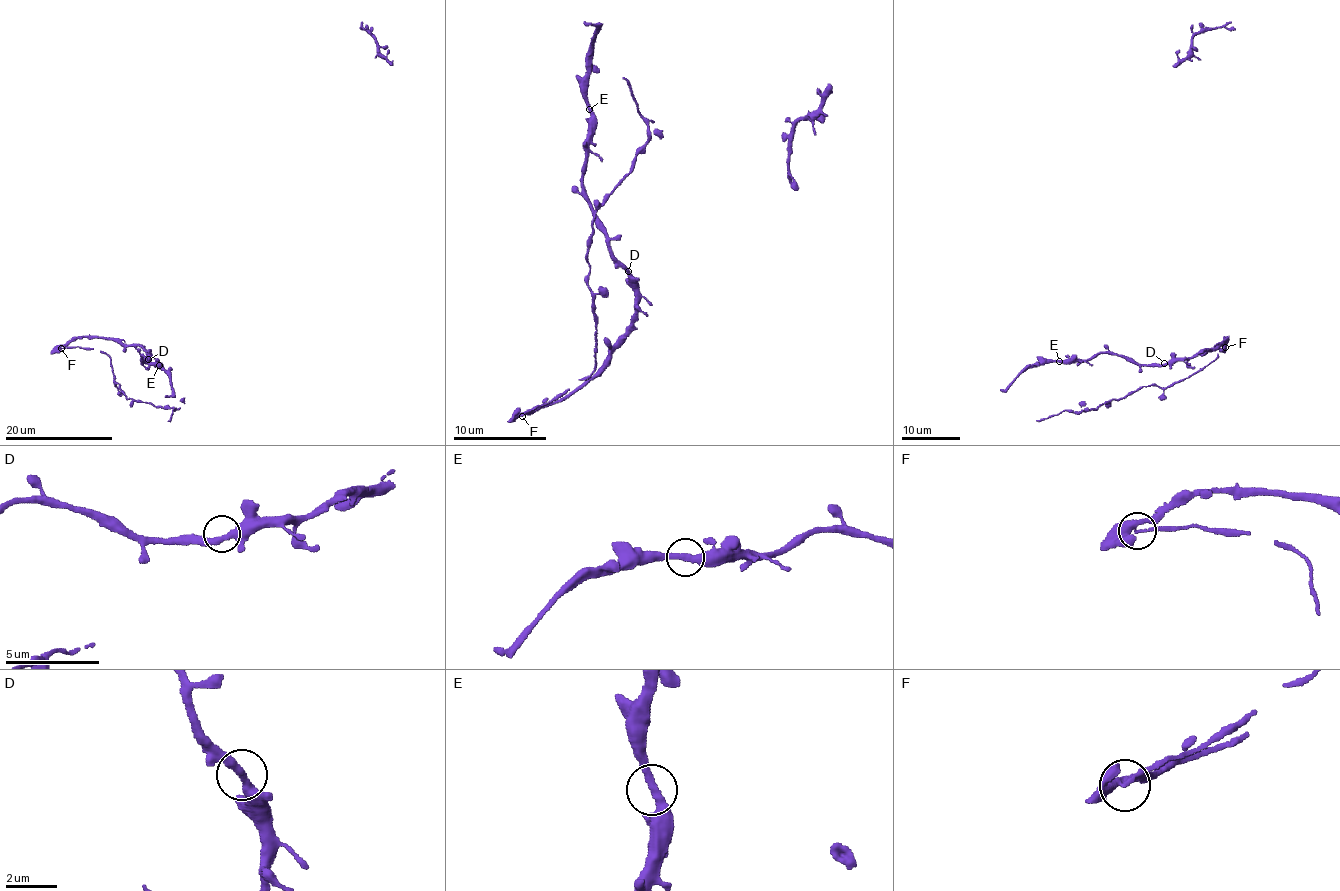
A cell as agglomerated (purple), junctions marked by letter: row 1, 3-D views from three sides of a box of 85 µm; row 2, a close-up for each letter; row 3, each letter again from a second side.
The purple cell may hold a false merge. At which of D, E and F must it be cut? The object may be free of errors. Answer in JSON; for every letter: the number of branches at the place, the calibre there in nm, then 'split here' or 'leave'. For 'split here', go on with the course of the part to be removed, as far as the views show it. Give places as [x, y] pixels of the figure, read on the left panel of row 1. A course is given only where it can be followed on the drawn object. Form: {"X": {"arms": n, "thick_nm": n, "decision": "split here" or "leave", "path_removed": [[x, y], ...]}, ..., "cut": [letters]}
{"D": {"arms": 2, "thick_nm": 340, "decision": "leave"}, "E": {"arms": 2, "thick_nm": 320, "decision": "leave"}, "F": {"arms": 2, "thick_nm": 360, "decision": "leave"}, "cut": []}

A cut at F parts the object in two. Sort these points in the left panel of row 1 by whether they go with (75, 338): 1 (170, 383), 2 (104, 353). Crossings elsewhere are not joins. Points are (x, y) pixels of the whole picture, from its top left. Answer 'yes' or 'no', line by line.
1: yes
2: no

